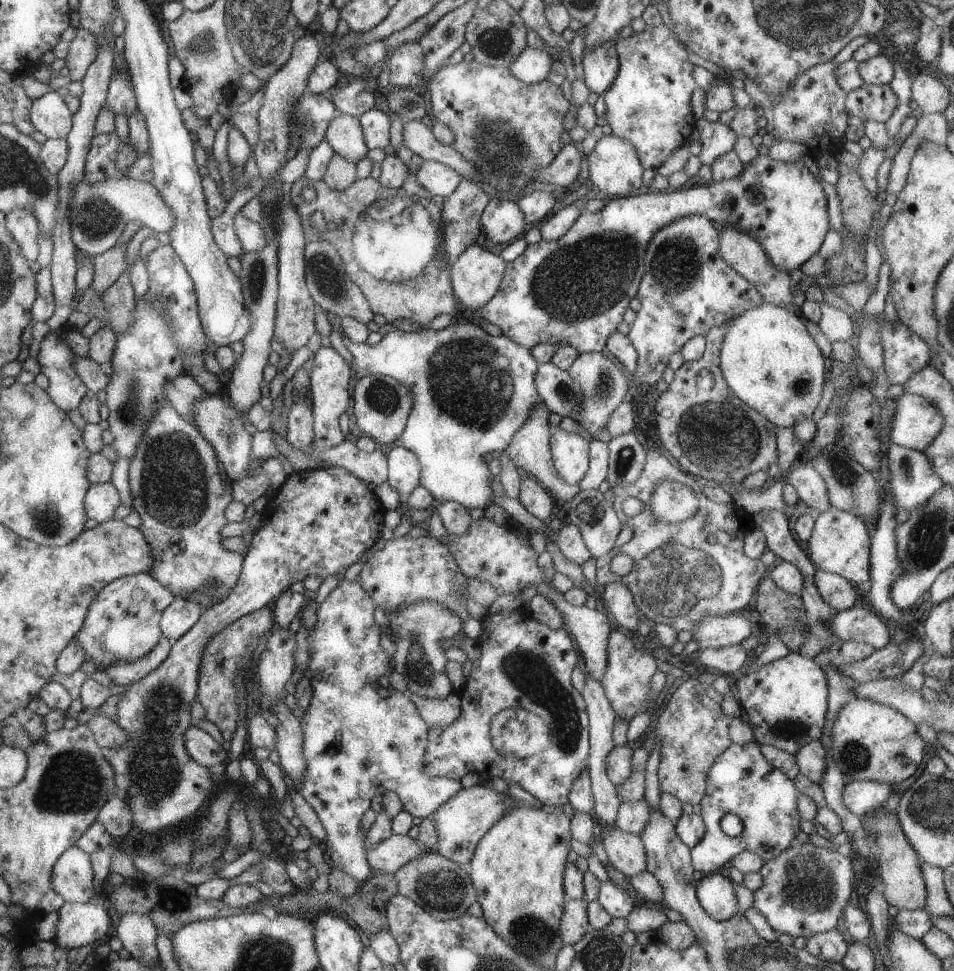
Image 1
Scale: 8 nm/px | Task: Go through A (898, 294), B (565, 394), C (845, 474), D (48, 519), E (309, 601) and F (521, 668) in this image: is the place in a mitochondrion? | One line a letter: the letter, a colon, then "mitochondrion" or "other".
A: other
B: mitochondrion
C: mitochondrion
D: mitochondrion
E: other
F: mitochondrion

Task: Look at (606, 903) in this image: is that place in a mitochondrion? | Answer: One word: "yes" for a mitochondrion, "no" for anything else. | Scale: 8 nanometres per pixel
no

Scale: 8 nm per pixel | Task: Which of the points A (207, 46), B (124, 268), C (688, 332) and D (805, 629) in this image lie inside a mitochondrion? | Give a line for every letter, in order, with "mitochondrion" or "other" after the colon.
A: mitochondrion
B: other
C: other
D: other

